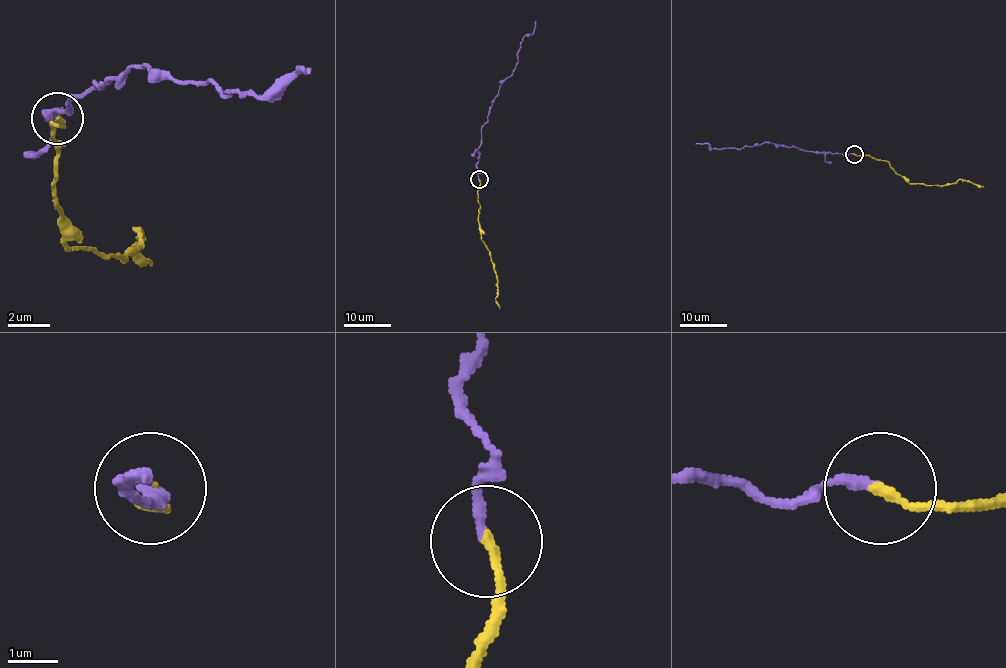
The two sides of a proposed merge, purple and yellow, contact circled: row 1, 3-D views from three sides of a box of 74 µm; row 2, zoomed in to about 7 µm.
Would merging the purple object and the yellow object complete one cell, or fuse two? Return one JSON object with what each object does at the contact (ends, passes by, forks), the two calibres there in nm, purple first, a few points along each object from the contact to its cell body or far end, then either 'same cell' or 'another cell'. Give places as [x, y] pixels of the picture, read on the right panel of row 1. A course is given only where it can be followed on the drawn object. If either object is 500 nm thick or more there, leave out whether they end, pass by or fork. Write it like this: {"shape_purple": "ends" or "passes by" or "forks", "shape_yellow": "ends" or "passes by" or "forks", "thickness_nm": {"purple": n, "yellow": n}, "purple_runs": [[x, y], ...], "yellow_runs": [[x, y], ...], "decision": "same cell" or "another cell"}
{"shape_purple": "ends", "shape_yellow": "ends", "thickness_nm": {"purple": 190, "yellow": 180}, "purple_runs": [[854, 154], [805, 151], [764, 142], [741, 149], [712, 149], [707, 143], [695, 144]], "yellow_runs": [[854, 154], [884, 160], [910, 183], [941, 185], [959, 179], [984, 188]], "decision": "another cell"}

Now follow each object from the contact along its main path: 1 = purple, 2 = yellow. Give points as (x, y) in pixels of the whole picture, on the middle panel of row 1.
1: (478, 179), (481, 130), (489, 107), (512, 73), (520, 41), (533, 32), (536, 20)
2: (478, 179), (481, 240), (494, 266), (497, 281), (496, 303), (499, 309)

